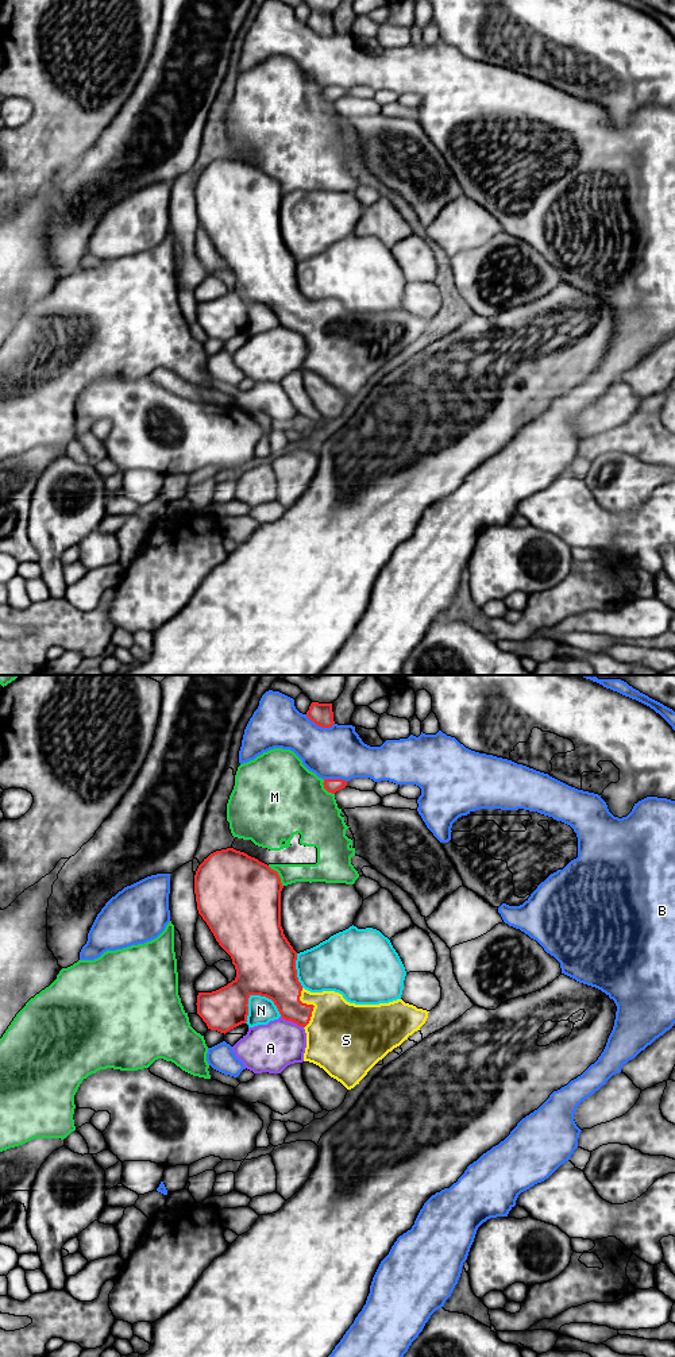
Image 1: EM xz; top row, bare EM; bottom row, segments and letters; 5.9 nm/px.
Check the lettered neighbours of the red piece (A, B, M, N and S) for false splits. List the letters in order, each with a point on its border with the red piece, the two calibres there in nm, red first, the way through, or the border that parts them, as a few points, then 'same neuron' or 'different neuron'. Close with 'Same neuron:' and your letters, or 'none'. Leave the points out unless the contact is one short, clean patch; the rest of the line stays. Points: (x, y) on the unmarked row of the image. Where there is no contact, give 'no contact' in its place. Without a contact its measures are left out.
A: xz (292, 330) | 220/280 nm | different neuron
B: xz (320, 34) | 140/320 nm | different neuron
M: xz (278, 184) | 460/160 nm | different neuron
N: xz (267, 305) | 360/160 nm | different neuron
S: xz (312, 313) | 220/420 nm | same neuron
Same neuron: S

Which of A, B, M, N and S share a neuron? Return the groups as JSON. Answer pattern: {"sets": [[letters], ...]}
{"sets": [["A"], ["B"], ["M"], ["N"], ["S"]]}

